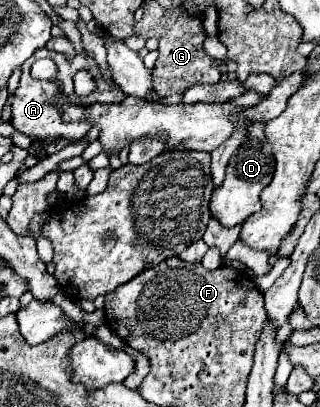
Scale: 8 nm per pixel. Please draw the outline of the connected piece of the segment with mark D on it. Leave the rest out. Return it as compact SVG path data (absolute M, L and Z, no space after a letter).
M258 140L244 142L230 158L230 162L226 166L226 178L212 192L212 198L210 198L212 218L216 218L226 228L242 224L248 216L252 216L254 212L260 210L260 206L262 206L260 192L264 190L266 184L270 184L272 176L274 176L272 146L268 142L258 142Z

